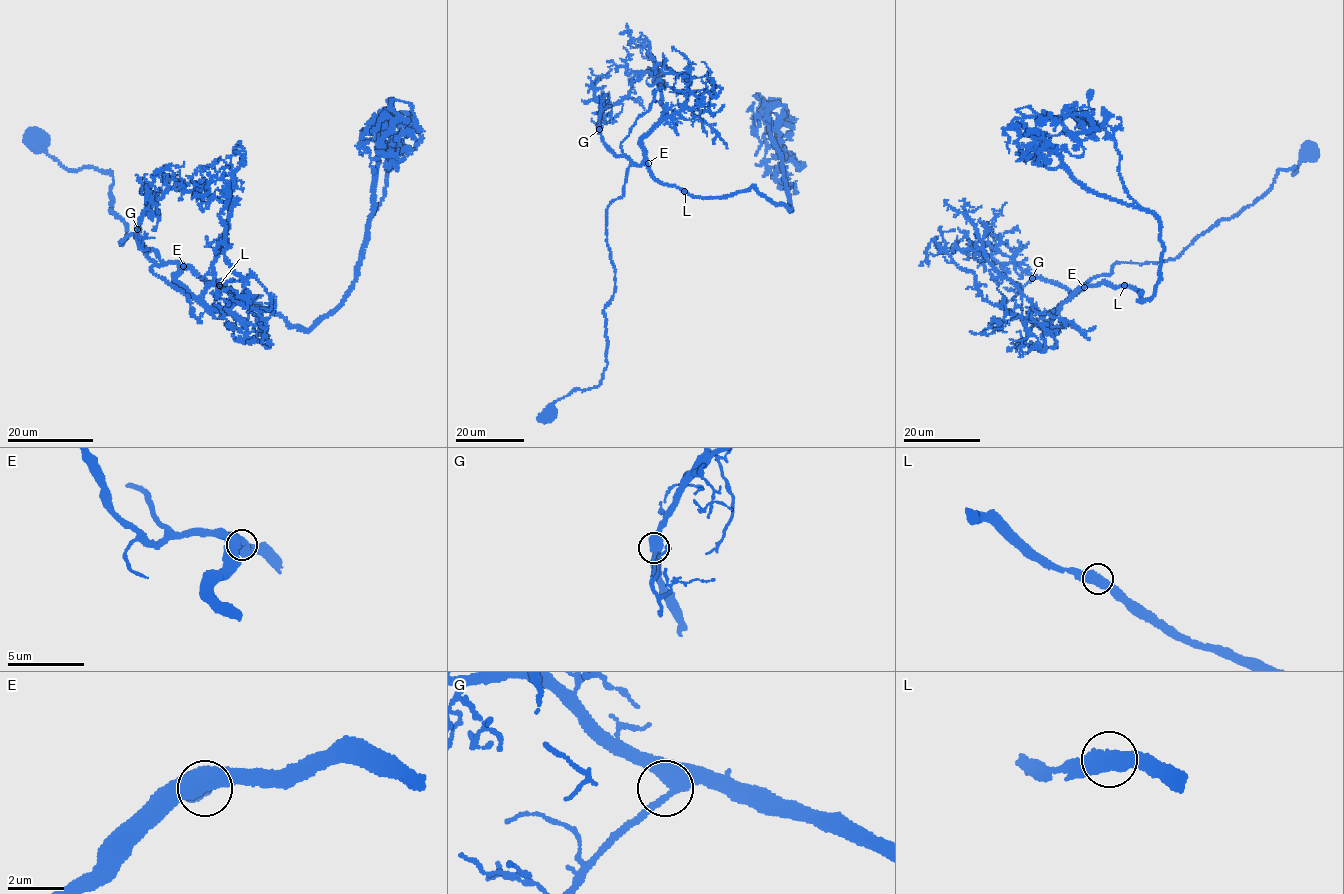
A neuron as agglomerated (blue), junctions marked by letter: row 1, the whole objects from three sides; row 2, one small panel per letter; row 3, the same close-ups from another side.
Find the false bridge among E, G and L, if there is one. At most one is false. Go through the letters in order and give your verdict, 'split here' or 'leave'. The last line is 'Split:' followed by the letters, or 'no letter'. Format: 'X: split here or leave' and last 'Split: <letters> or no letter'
E: leave
G: leave
L: leave
Split: no letter

